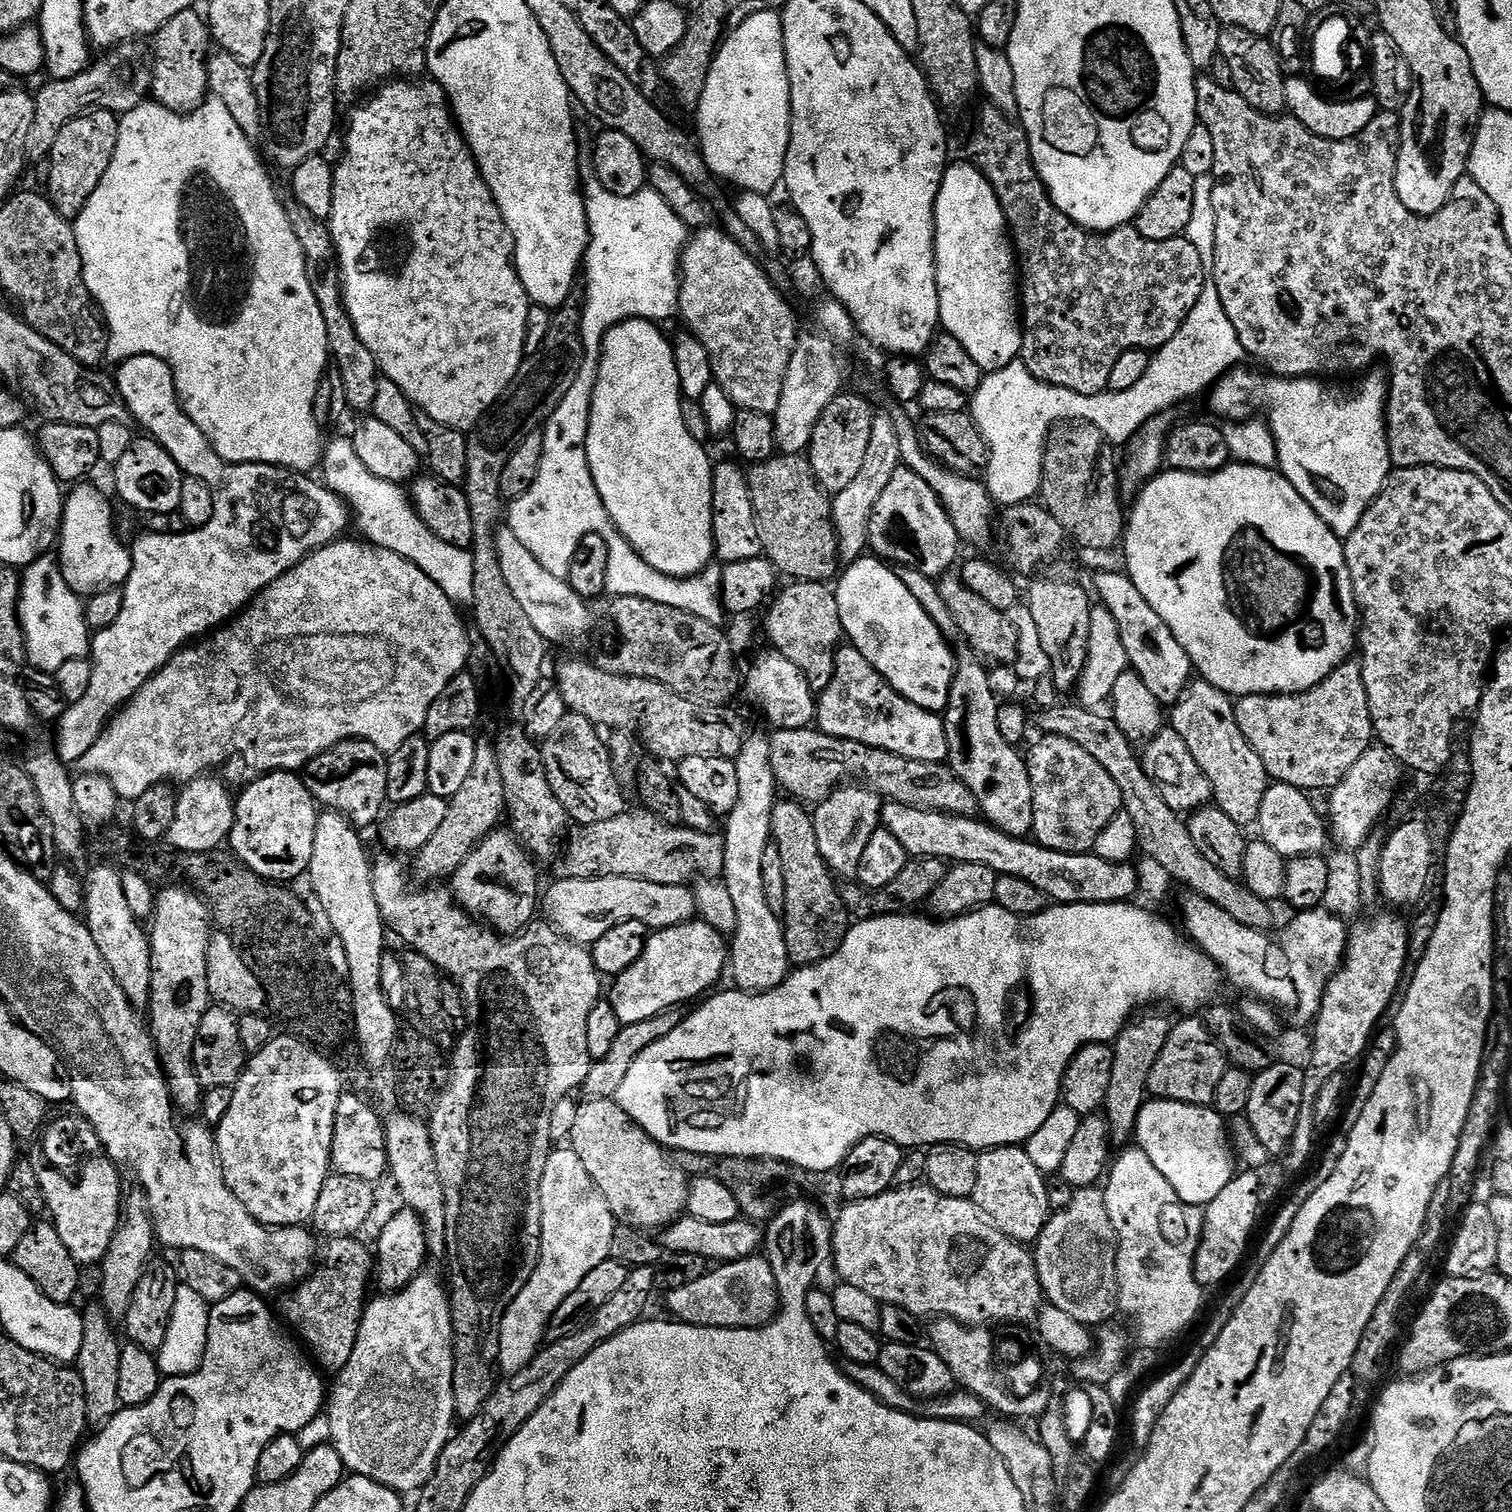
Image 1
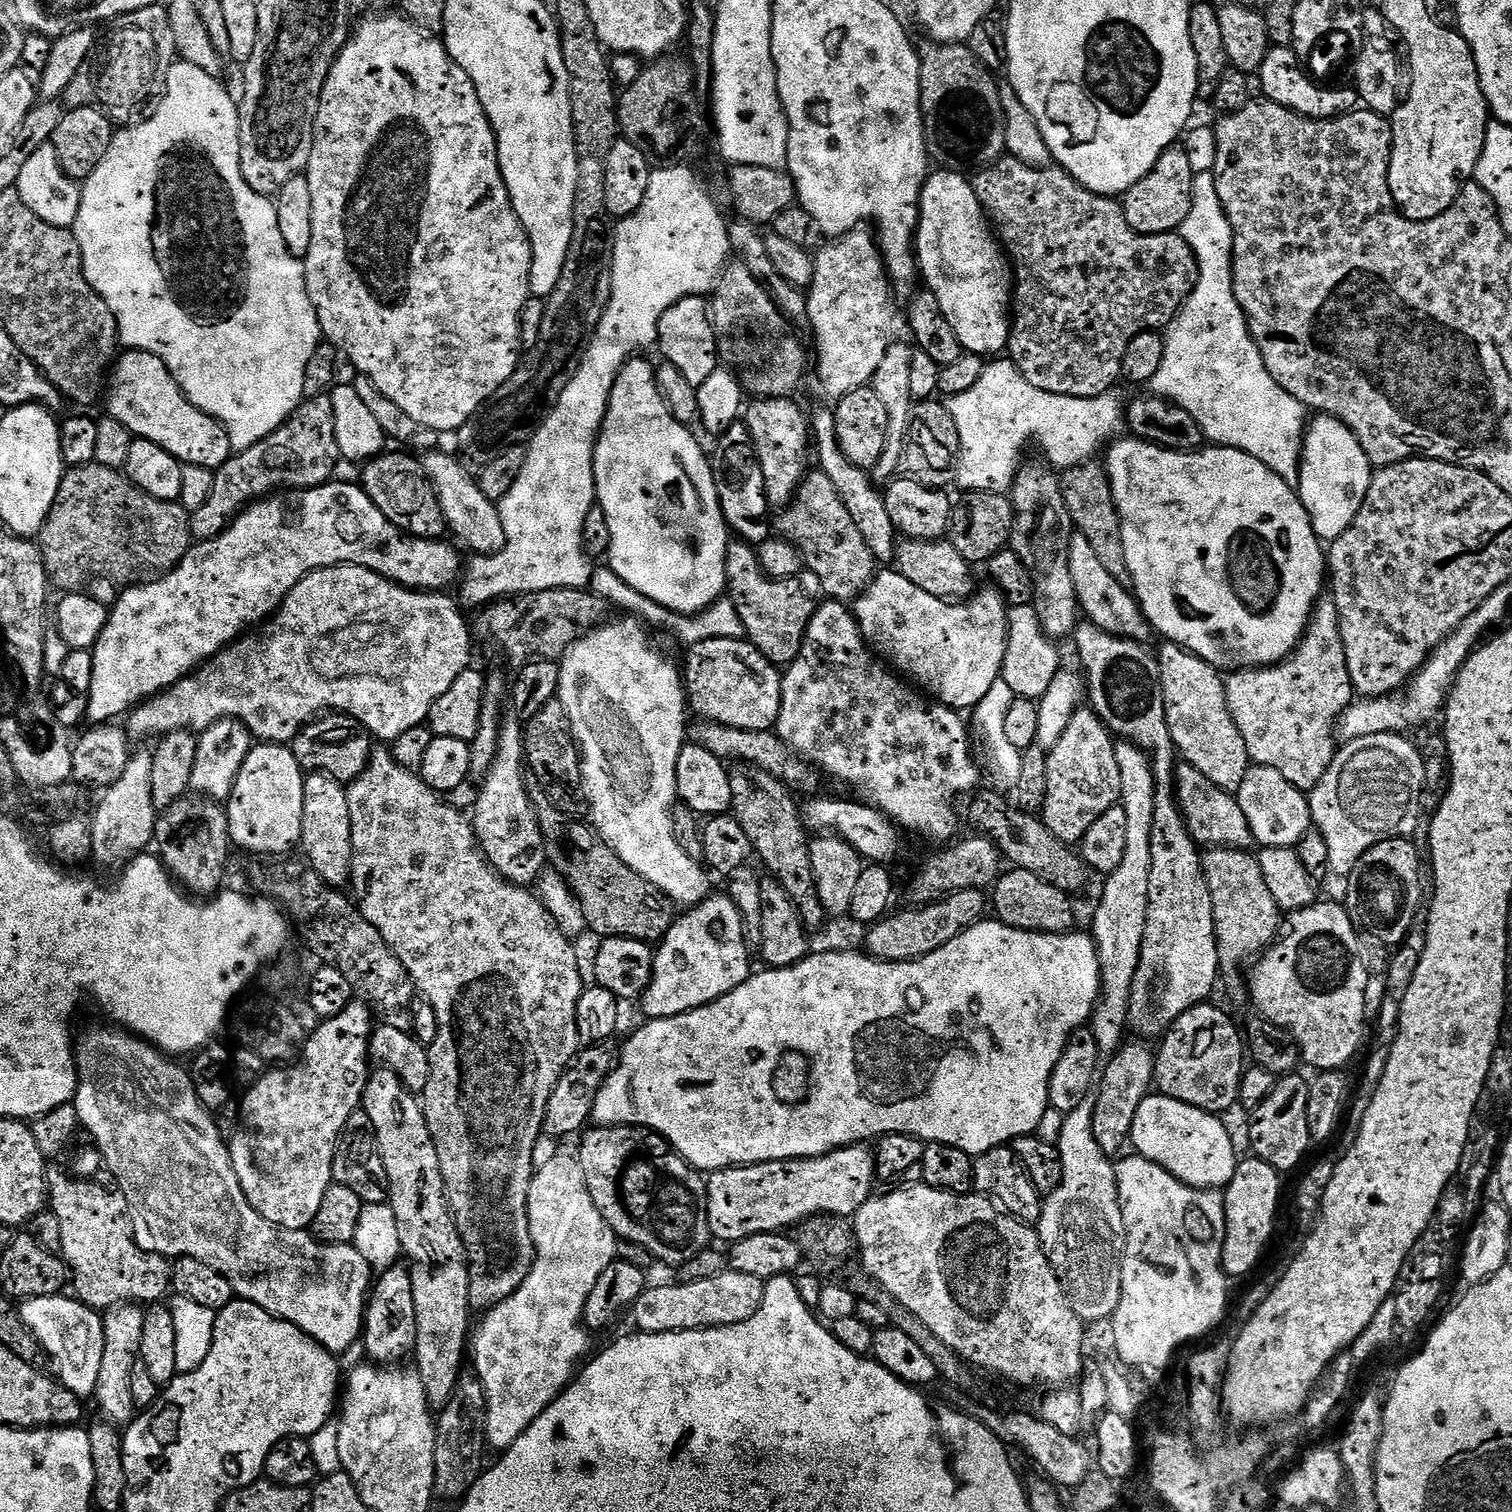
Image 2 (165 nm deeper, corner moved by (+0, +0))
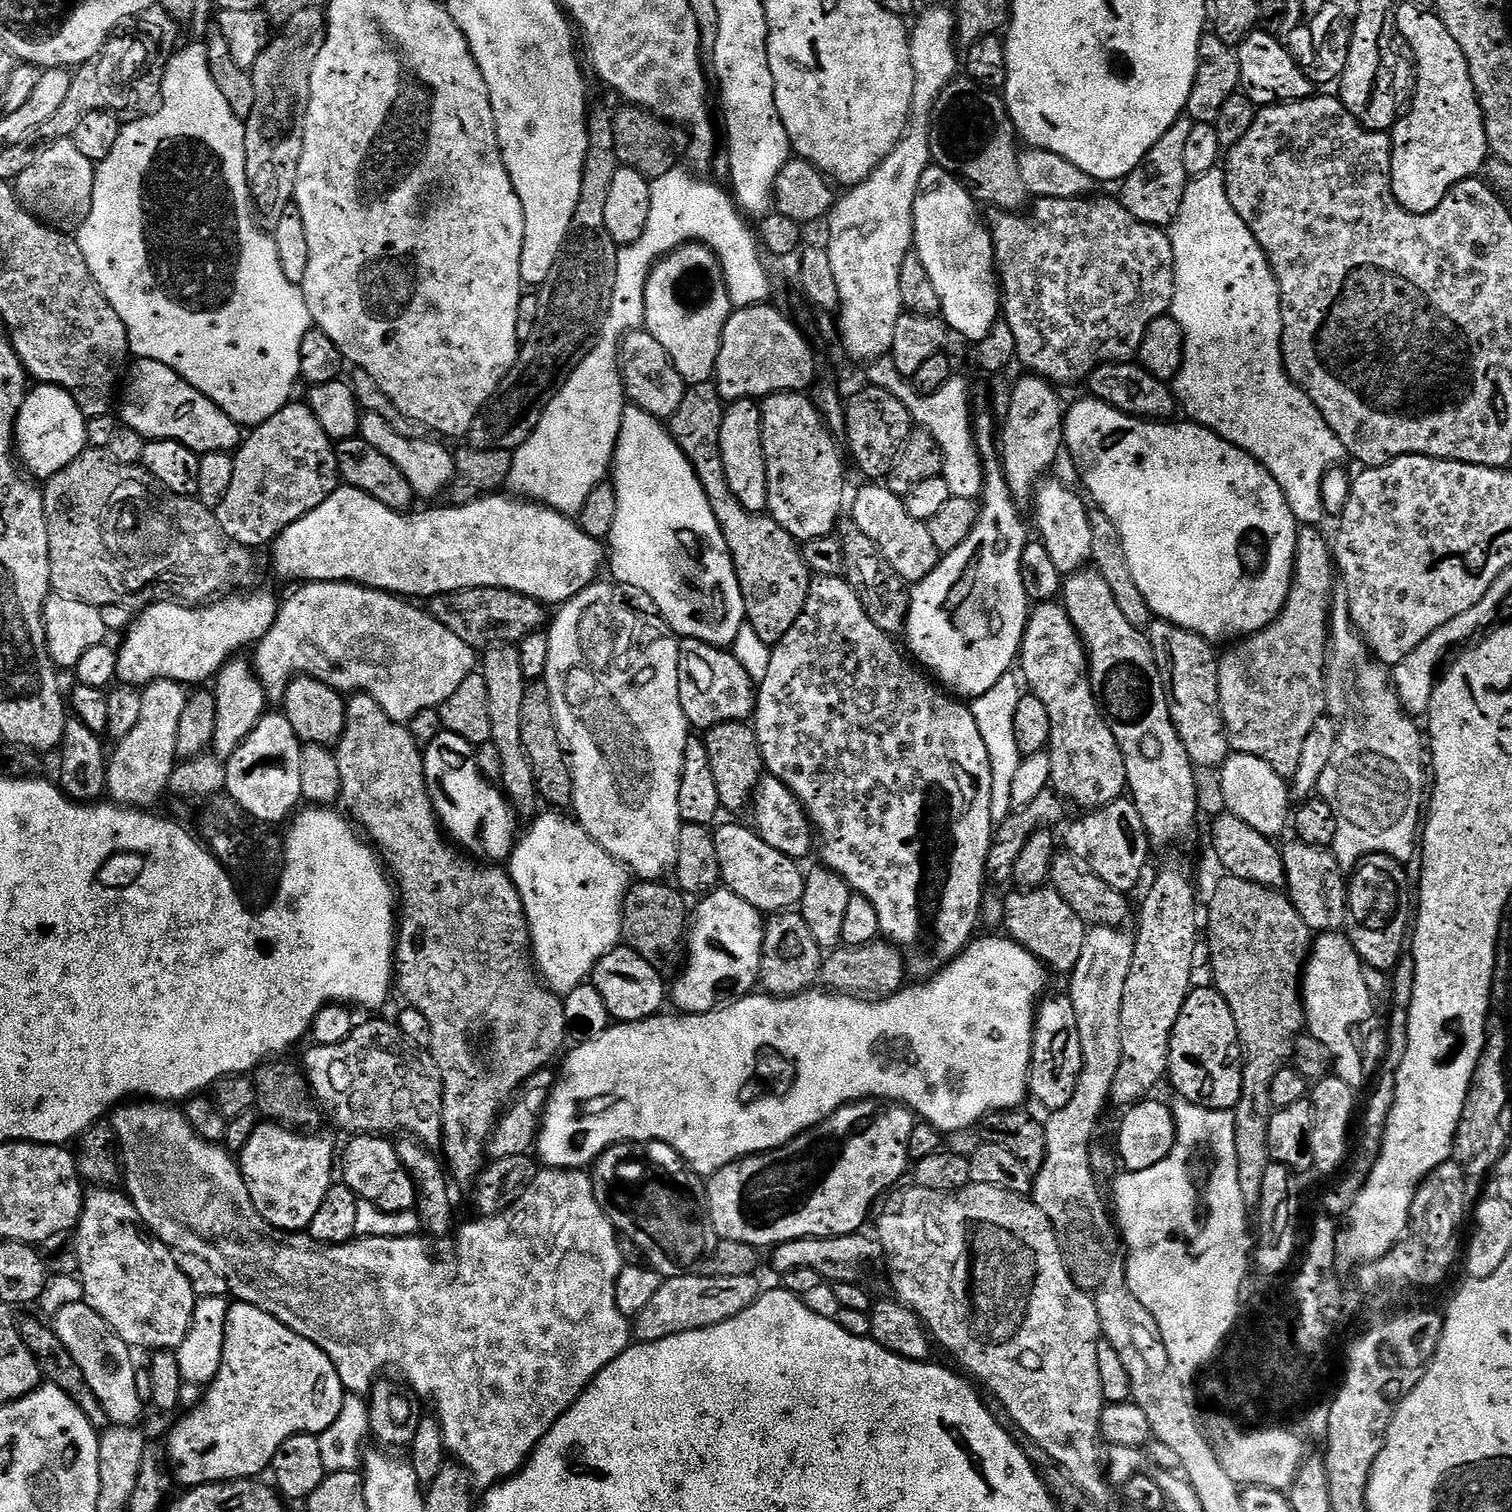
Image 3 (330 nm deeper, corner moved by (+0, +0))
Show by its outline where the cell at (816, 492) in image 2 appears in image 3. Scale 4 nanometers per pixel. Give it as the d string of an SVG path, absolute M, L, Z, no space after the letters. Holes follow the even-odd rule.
M841 519L838 536L844 548L844 571L848 585L858 594L870 622L874 622L874 626L881 628L886 635L899 637L902 632L901 626L908 622L909 585L892 569L890 562L880 557L874 542L870 542L870 538L866 538L866 534L858 530L852 519Z

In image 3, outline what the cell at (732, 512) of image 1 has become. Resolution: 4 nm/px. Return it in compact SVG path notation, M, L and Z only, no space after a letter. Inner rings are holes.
M755 399L733 400L724 409L722 430L720 431L722 466L726 469L726 482L734 490L734 498L746 506L746 510L768 511L768 483L766 482L766 458L762 442L762 414L760 404Z

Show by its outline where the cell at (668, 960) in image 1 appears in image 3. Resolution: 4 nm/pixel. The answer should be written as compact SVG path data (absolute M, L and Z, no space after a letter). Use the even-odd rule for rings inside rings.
M725 886L709 892L697 904L686 933L686 963L675 977L676 985L670 988L671 1003L673 1000L684 1014L711 1012L729 998L751 993L760 979L765 921L762 913Z

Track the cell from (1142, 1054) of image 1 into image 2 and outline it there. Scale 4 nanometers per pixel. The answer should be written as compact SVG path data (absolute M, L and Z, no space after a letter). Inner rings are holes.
M1081 622L1076 625L1074 641L1076 640L1076 652L1080 655L1080 660L1084 663L1082 667L1083 675L1086 677L1086 690L1090 695L1090 707L1109 732L1115 734L1121 741L1136 744L1143 752L1147 752L1152 761L1152 773L1156 779L1156 793L1154 794L1154 826L1150 829L1150 894L1148 895L1148 905L1146 906L1146 934L1142 938L1142 950L1140 951L1140 961L1138 970L1134 974L1132 983L1132 993L1128 999L1128 1028L1136 1031L1137 1037L1148 1042L1156 1042L1163 1037L1165 1032L1169 1032L1178 1022L1186 1010L1194 1006L1211 1001L1212 991L1216 988L1216 980L1221 979L1220 963L1218 962L1218 942L1216 941L1216 931L1214 930L1214 906L1210 902L1210 886L1206 886L1206 874L1204 873L1204 862L1201 849L1198 847L1195 838L1190 834L1190 830L1184 821L1184 814L1180 811L1180 801L1176 799L1176 769L1178 767L1178 753L1176 745L1172 743L1172 735L1166 726L1166 706L1164 705L1164 691L1160 681L1160 661L1155 651L1148 649L1146 643L1139 639L1128 639L1127 636L1117 636L1111 632L1105 632L1098 625L1091 622Z

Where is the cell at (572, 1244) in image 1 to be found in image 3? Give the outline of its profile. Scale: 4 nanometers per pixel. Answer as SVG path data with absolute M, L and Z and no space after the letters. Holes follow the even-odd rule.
M125 1102L115 1109L110 1116L110 1127L118 1145L118 1159L122 1165L122 1184L132 1205L138 1210L143 1227L147 1228L157 1240L167 1244L178 1252L198 1254L198 1258L215 1261L222 1278L226 1278L228 1290L241 1304L258 1306L266 1314L278 1318L294 1334L306 1338L318 1345L334 1362L338 1370L338 1378L342 1382L345 1393L368 1394L377 1379L385 1375L384 1368L393 1368L399 1379L407 1384L421 1401L427 1402L432 1396L432 1404L436 1407L435 1419L440 1422L444 1435L444 1447L452 1452L458 1463L468 1471L471 1481L477 1489L487 1490L504 1483L523 1468L525 1462L532 1456L532 1451L546 1438L546 1434L562 1418L564 1412L588 1385L595 1380L603 1368L610 1366L614 1358L618 1358L630 1347L630 1320L618 1310L616 1305L616 1283L621 1270L620 1251L618 1250L618 1233L612 1223L606 1218L602 1206L598 1206L598 1198L594 1194L592 1177L584 1170L565 1170L562 1168L544 1168L537 1171L534 1182L505 1212L496 1216L476 1218L473 1224L468 1224L456 1236L456 1256L449 1260L435 1260L428 1249L429 1241L420 1240L414 1236L370 1236L357 1239L350 1244L325 1246L317 1244L307 1234L292 1234L285 1239L277 1229L270 1227L254 1210L254 1202L250 1202L250 1190L246 1190L246 1182L240 1173L240 1165L234 1159L233 1153L220 1144L210 1144L203 1140L188 1124L179 1107L168 1102Z

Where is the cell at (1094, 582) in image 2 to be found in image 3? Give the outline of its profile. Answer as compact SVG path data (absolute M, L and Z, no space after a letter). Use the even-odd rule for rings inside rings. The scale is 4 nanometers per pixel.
M1048 478L1039 485L1034 496L1034 513L1036 512L1036 528L1039 539L1049 551L1053 565L1062 575L1072 575L1087 567L1092 558L1091 522L1089 520L1089 505L1079 491L1067 488L1064 484Z

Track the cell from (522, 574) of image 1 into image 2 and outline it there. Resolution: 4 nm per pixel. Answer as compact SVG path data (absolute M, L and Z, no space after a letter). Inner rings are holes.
M429 450L423 453L422 463L434 490L438 494L438 500L444 511L444 517L448 522L451 535L456 535L462 543L471 551L479 555L496 555L504 549L504 530L502 528L502 518L497 501L486 498L482 494L477 477L469 472L455 455L447 456L444 450Z

